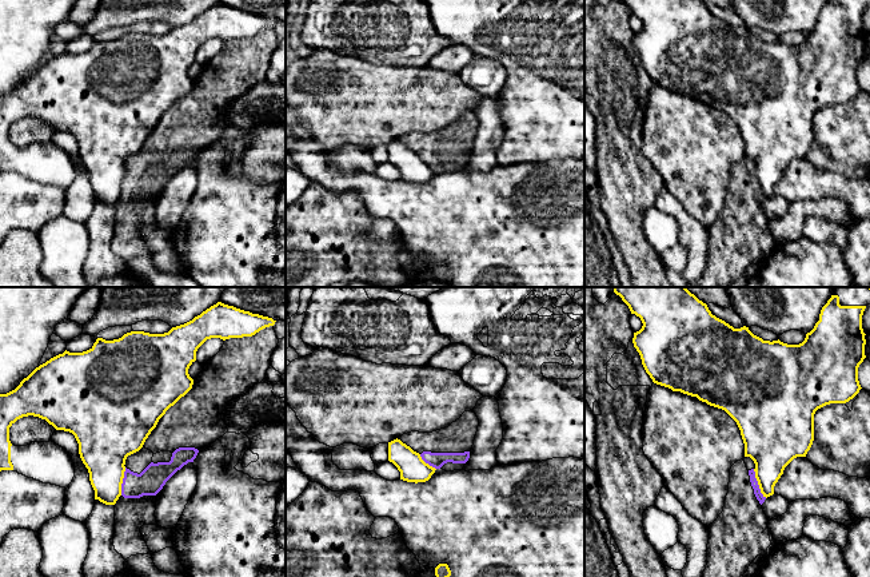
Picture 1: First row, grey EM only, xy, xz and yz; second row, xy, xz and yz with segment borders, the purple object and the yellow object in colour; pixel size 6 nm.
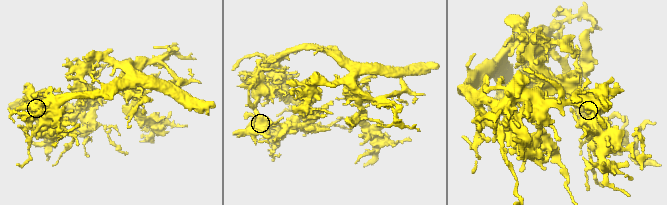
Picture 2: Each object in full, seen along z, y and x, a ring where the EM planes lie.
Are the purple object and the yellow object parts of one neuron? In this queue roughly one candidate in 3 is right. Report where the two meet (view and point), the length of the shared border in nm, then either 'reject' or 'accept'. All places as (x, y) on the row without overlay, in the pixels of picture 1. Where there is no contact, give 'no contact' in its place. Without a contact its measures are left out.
yz (757, 184) | 190 nm | reject

